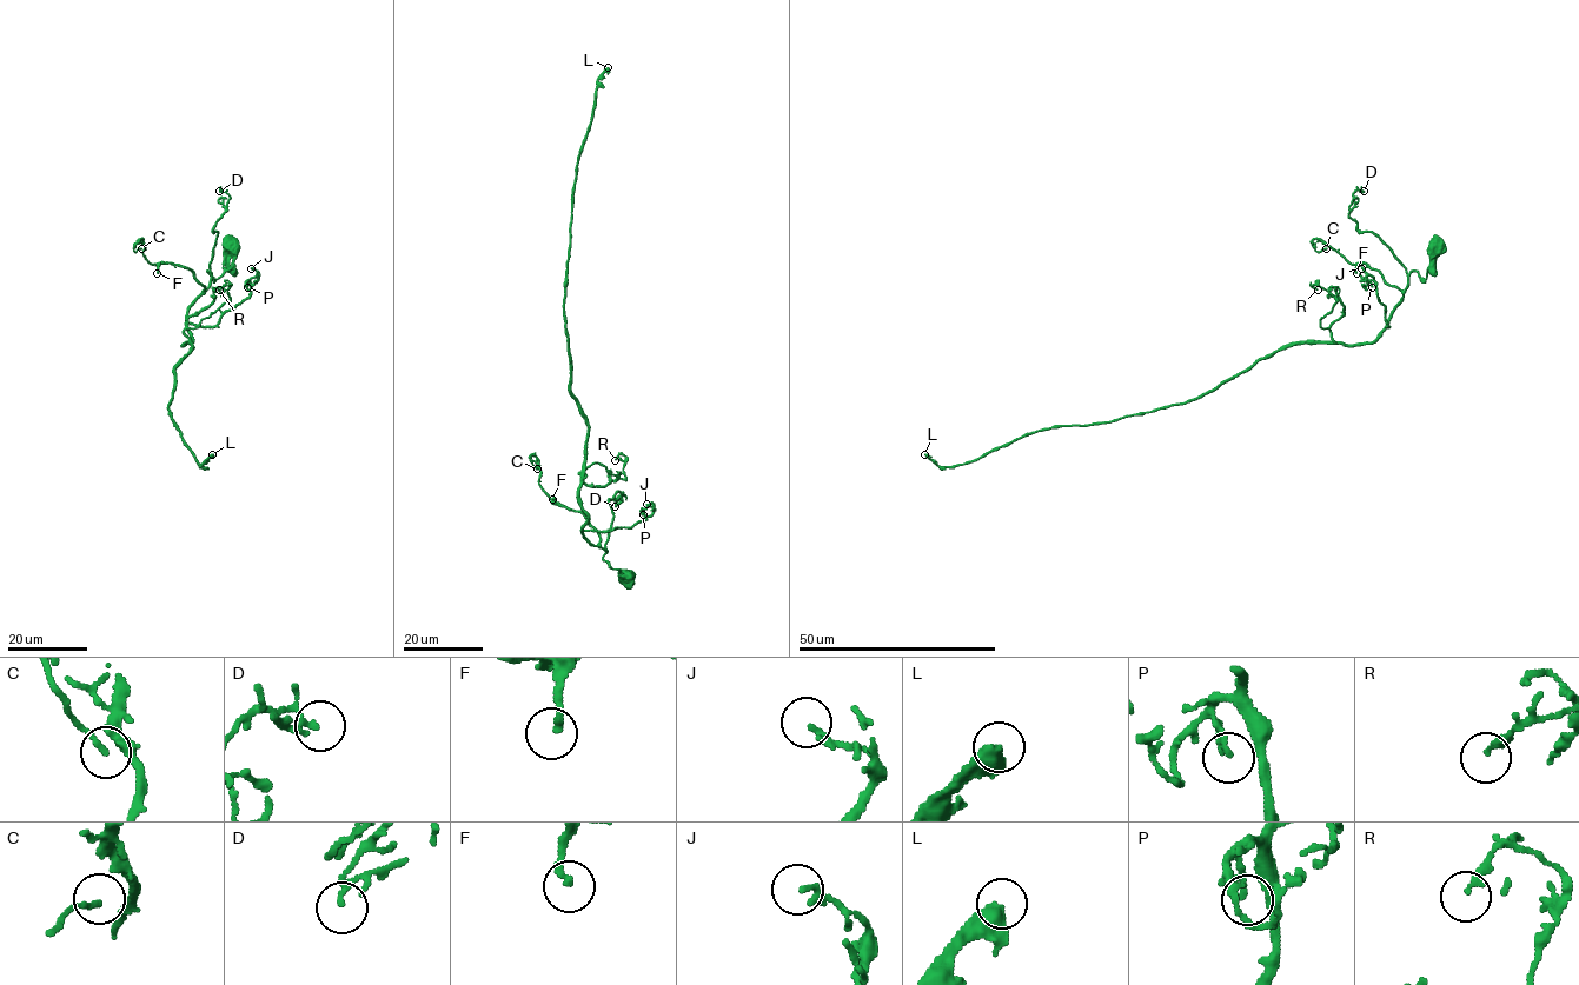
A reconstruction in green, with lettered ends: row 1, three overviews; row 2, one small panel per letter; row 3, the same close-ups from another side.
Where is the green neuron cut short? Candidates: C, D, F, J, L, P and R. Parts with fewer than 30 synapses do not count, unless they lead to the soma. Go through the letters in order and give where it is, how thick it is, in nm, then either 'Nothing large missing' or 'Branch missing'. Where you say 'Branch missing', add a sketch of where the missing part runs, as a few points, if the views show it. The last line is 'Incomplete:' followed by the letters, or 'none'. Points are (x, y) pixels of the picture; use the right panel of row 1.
C: Place: (1326, 248). Thickness 100 nm. Nothing large missing
D: Place: (1364, 191). Thickness 90 nm. Nothing large missing
F: Place: (1357, 273). Thickness 200 nm. Nothing large missing
J: Place: (1361, 268). Thickness 170 nm. Nothing large missing
L: Place: (924, 454). Thickness 550 nm. Branch missing
P: Place: (1372, 287). Thickness 190 nm. Nothing large missing
R: Place: (1318, 290). Thickness 200 nm. Nothing large missing
Incomplete: L

